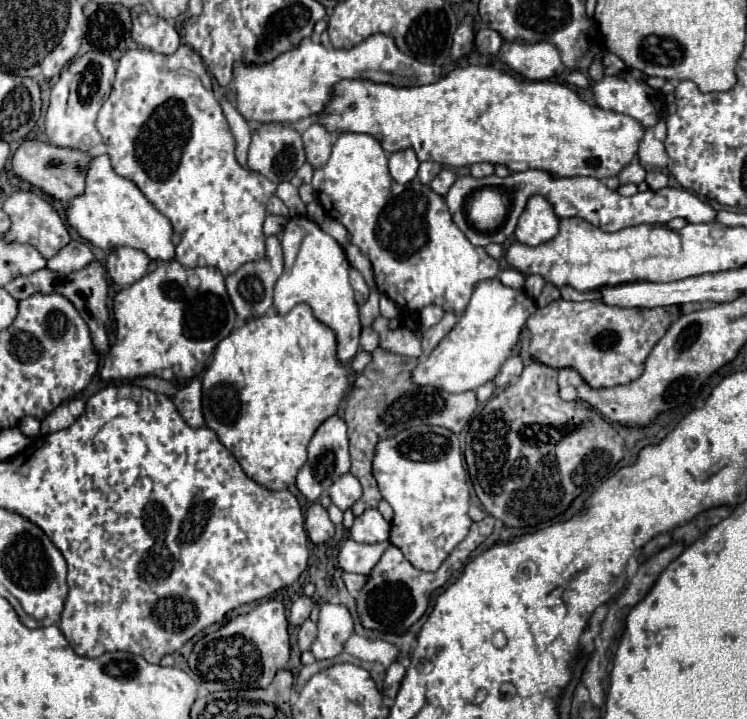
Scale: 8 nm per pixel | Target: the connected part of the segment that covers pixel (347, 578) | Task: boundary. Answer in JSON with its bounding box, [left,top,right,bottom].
[341,574,367,596]

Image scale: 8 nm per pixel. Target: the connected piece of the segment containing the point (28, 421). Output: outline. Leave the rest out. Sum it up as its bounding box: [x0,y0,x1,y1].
[19,418,39,438]

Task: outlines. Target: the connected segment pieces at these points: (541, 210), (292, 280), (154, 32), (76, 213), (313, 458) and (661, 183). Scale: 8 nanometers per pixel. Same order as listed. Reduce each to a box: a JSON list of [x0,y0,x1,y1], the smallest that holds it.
[[515,196,559,246],[273,216,361,364],[131,12,181,54],[67,154,175,260],[295,414,349,502],[645,170,667,190]]

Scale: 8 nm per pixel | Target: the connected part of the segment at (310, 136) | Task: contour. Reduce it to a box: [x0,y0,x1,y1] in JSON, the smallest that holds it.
[303,124,333,168]

